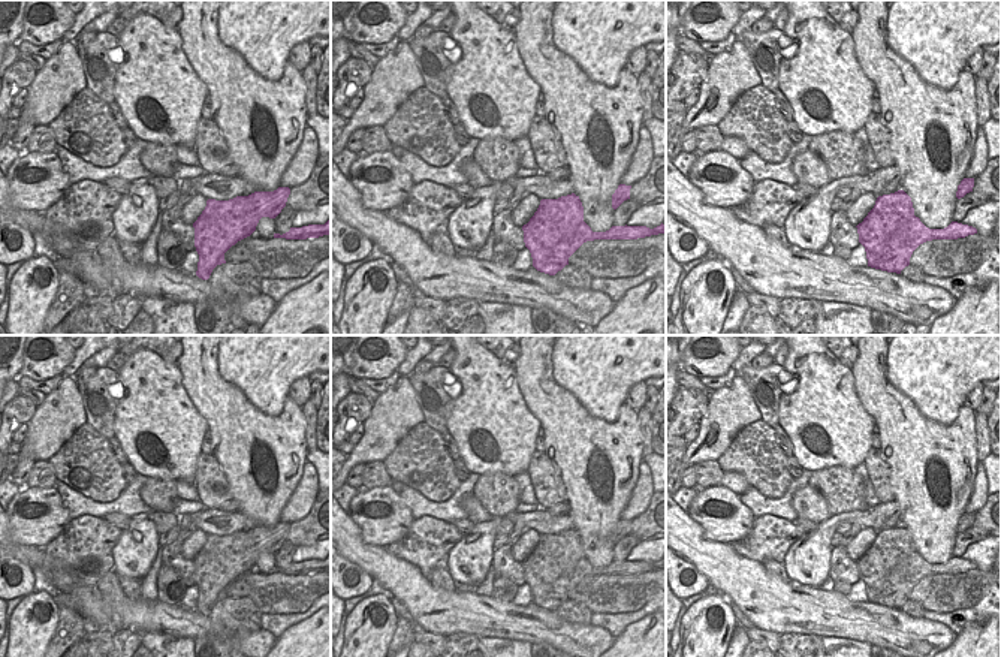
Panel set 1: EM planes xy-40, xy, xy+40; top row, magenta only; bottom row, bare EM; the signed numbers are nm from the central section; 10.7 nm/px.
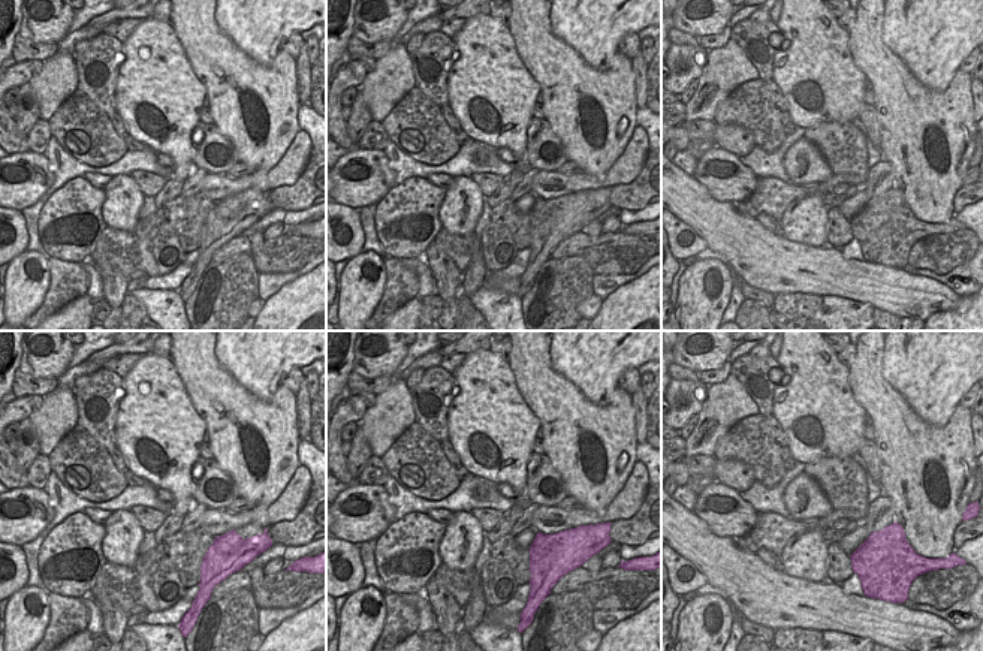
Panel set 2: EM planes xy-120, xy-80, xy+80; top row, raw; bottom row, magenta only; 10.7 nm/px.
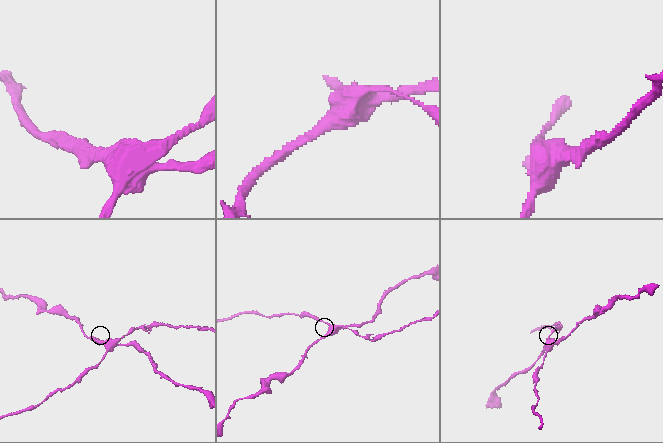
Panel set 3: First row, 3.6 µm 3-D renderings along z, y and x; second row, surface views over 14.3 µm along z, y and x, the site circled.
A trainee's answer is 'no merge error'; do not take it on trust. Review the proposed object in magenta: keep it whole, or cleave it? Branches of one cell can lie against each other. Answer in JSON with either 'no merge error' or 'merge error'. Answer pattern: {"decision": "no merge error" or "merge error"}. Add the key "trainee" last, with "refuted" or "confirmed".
{"decision": "merge error", "trainee": "refuted"}

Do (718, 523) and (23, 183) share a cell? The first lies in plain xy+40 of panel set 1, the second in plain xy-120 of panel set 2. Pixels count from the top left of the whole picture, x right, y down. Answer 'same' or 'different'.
same

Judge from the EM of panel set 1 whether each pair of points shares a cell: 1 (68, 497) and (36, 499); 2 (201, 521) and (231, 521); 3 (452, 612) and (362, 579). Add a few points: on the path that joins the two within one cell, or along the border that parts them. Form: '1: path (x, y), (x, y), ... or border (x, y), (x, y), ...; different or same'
1: border (54, 487), (71, 520); different
2: path (208, 523), (223, 521); same
3: border (346, 558), (356, 563), (373, 578); different

